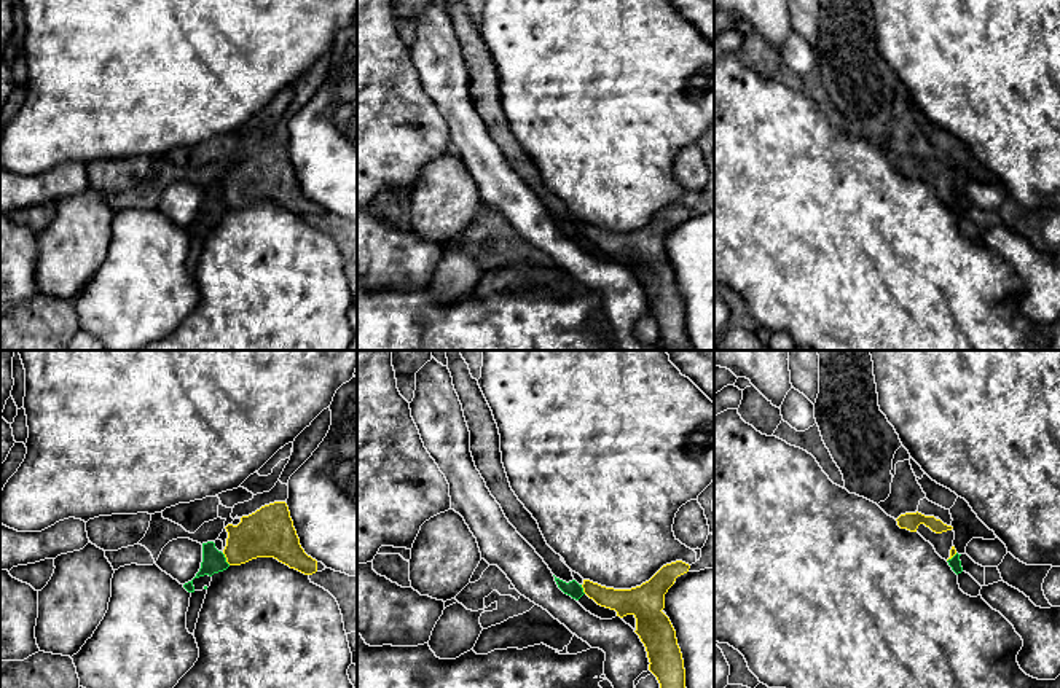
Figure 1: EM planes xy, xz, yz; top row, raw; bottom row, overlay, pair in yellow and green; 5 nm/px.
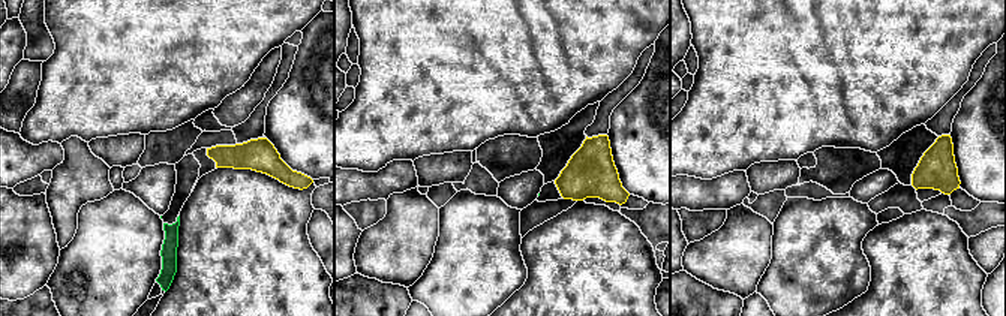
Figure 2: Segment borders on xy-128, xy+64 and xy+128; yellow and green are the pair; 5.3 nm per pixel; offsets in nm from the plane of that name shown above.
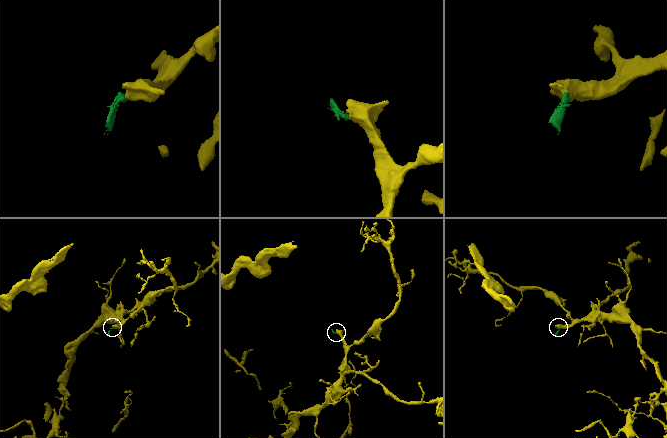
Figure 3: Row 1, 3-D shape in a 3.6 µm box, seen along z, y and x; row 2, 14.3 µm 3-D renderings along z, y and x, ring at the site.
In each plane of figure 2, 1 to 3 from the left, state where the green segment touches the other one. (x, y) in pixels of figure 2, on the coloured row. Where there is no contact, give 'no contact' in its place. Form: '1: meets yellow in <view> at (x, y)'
1: no contact
2: no contact
3: no contact

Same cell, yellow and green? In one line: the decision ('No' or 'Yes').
Yes

